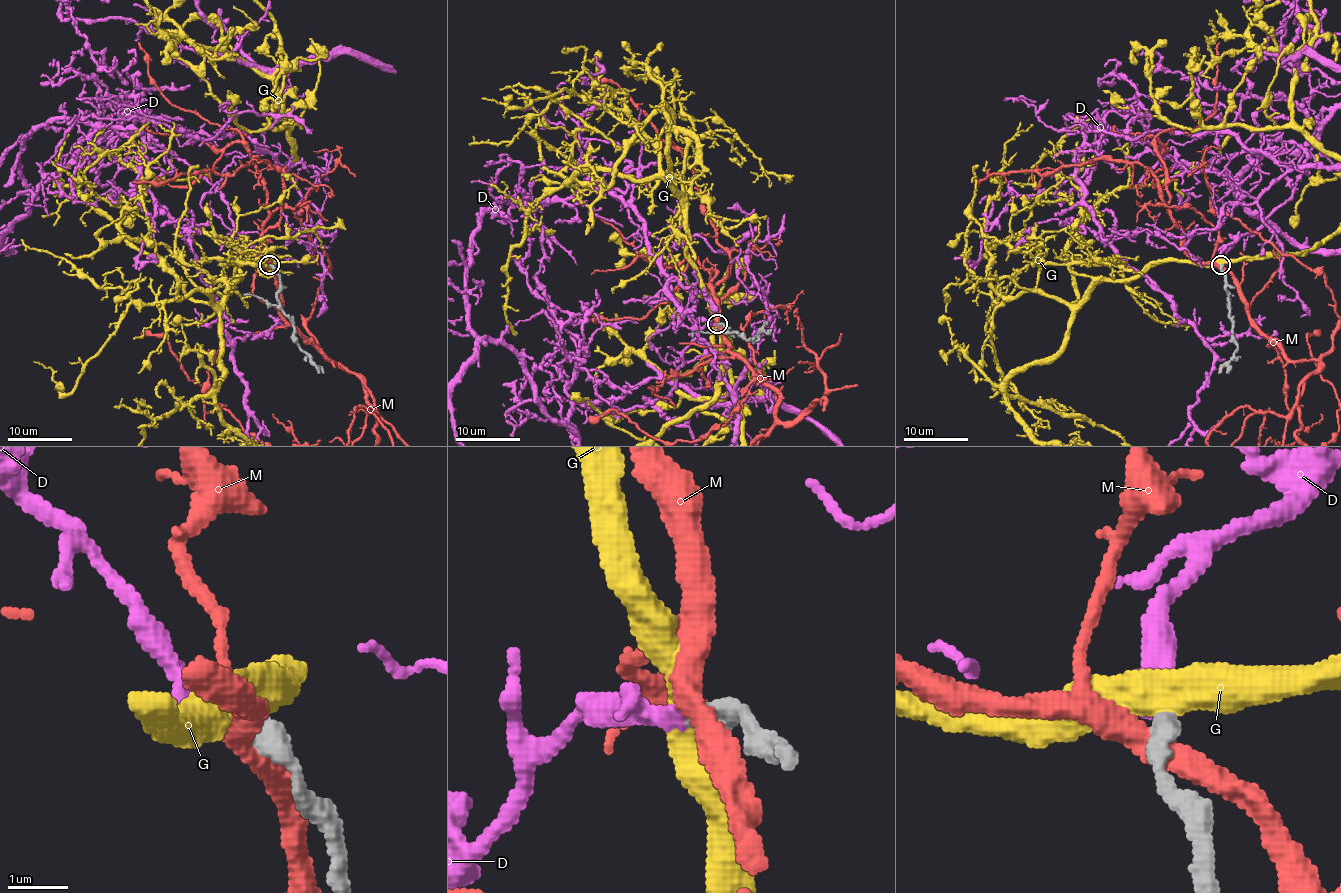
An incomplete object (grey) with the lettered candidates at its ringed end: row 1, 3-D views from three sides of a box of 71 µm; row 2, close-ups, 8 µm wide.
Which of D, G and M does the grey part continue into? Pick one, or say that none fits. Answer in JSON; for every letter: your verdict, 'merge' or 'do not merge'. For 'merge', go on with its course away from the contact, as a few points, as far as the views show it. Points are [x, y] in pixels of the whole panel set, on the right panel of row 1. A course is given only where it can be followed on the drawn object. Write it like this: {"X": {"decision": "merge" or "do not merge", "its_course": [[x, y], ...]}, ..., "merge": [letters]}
{"D": {"decision": "merge"}, "G": {"decision": "do not merge"}, "M": {"decision": "do not merge"}, "merge": ["D"]}

